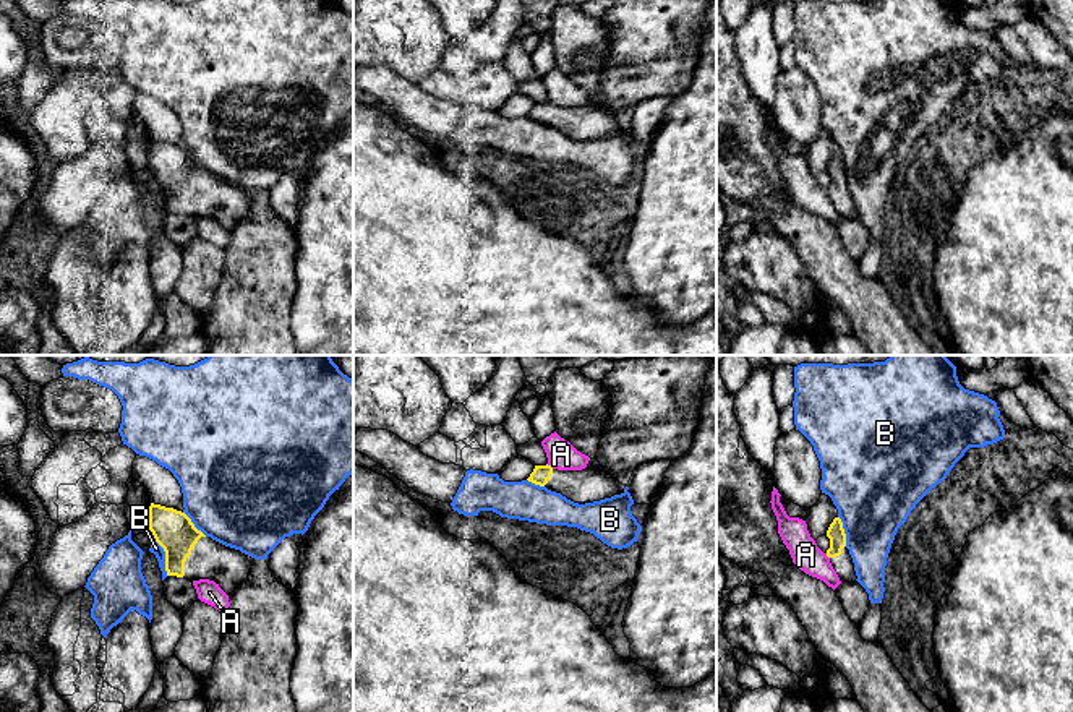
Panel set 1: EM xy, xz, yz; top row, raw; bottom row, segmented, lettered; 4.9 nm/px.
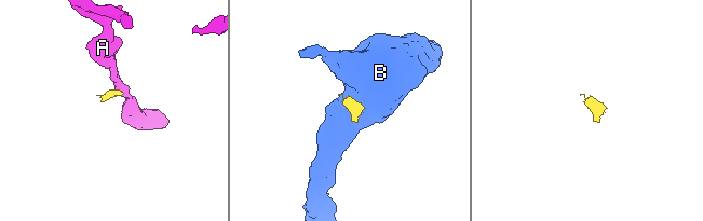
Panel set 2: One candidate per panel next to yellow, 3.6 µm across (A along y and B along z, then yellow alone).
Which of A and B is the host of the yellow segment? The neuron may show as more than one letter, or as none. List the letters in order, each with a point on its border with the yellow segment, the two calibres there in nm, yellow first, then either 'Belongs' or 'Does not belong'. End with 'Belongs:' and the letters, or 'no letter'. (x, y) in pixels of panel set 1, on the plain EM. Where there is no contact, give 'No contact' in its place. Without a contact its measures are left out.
A: Touches yellow at xz (550, 102). Thickness 90 nm (yellow) against 150 nm. Does not belong
B: Touches yellow at xy (166, 195). Thickness 200 nm (yellow) against 60 nm. Does not belong
Belongs: no letter

